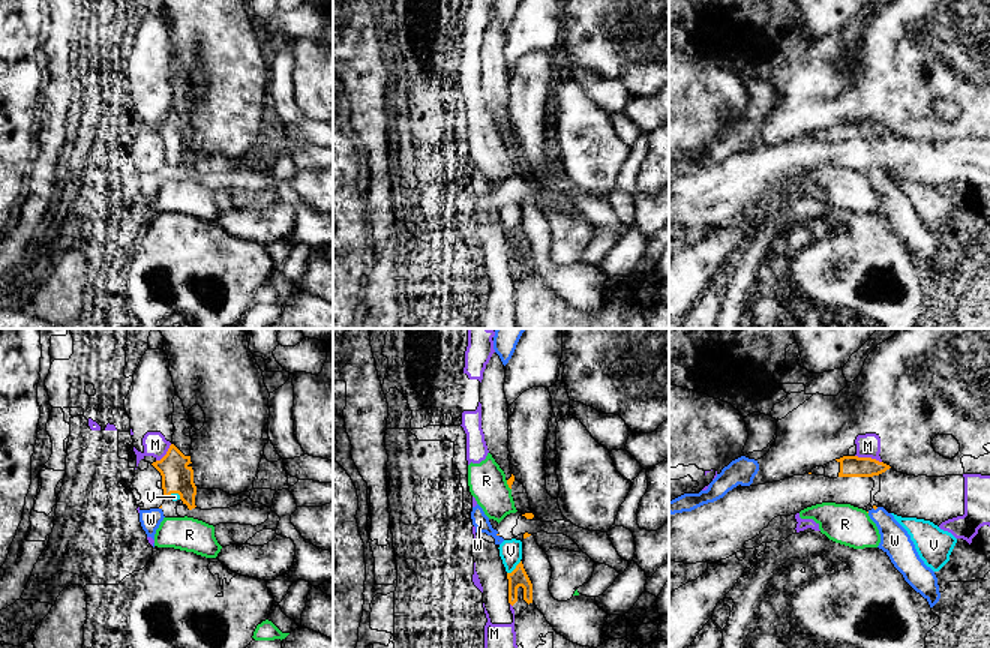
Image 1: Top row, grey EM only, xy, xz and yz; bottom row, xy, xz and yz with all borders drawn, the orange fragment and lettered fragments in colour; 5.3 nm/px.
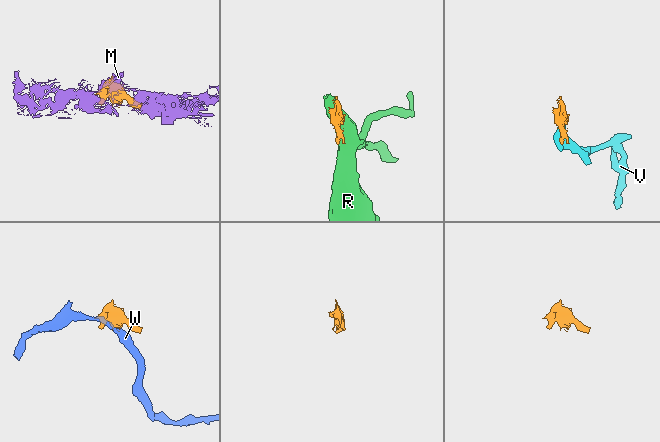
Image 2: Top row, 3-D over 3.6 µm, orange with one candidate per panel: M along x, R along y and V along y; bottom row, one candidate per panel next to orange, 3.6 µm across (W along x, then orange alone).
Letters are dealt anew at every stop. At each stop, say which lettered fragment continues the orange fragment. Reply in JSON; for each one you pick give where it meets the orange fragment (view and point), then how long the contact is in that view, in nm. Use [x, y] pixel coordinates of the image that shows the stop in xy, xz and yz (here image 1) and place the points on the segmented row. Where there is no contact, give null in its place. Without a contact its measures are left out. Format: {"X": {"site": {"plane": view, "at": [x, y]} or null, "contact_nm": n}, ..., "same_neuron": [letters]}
{"V": {"site": {"plane": "xz", "at": [515, 569]}, "contact_nm": 100}, "same_neuron": ["V"]}

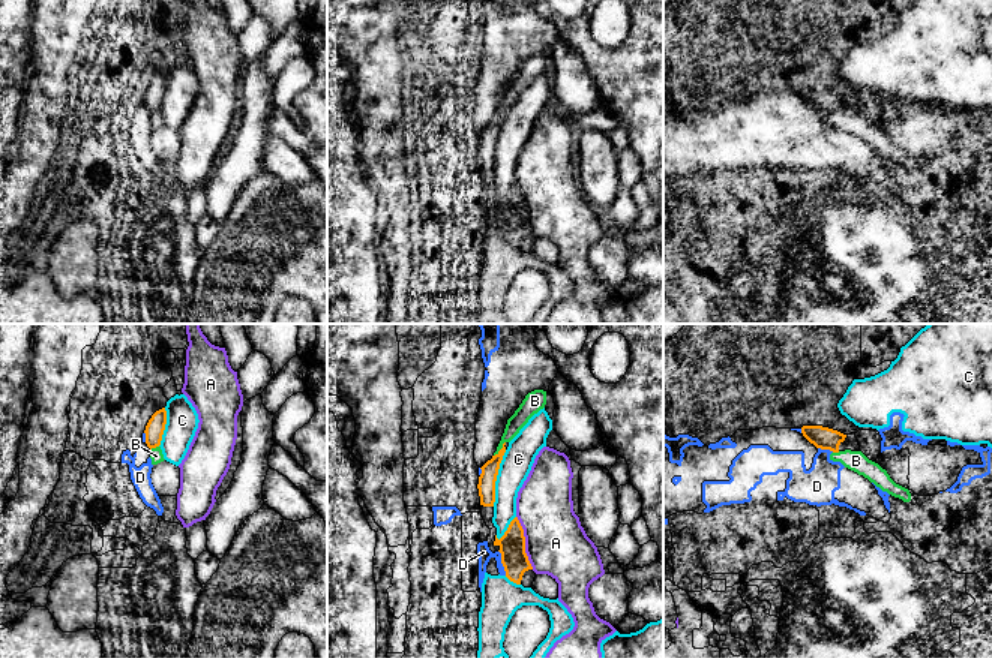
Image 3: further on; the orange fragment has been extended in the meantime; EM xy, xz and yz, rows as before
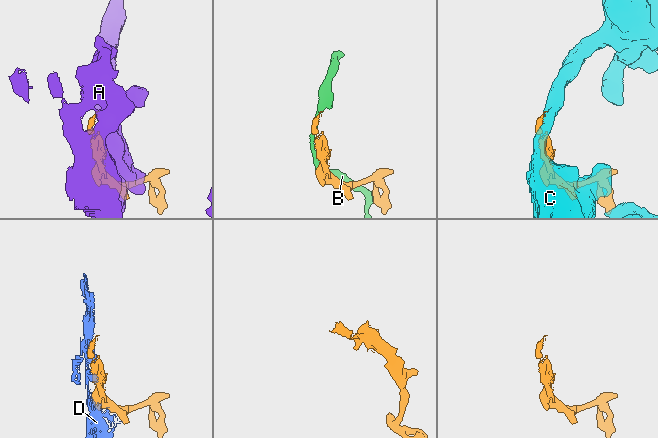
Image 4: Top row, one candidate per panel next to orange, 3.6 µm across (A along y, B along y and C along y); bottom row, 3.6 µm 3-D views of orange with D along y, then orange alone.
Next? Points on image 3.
{"same_neuron": []}

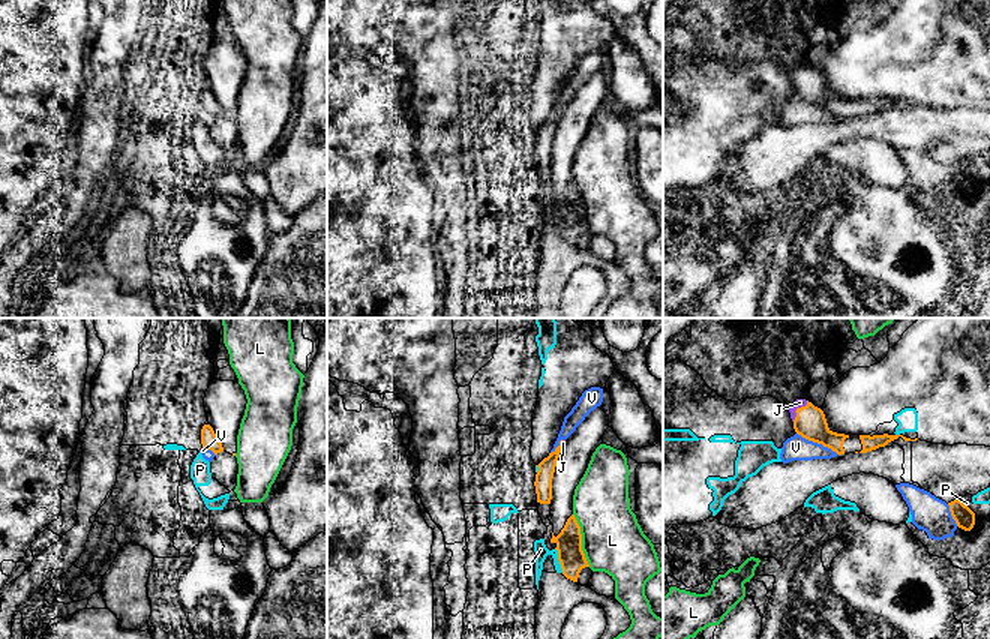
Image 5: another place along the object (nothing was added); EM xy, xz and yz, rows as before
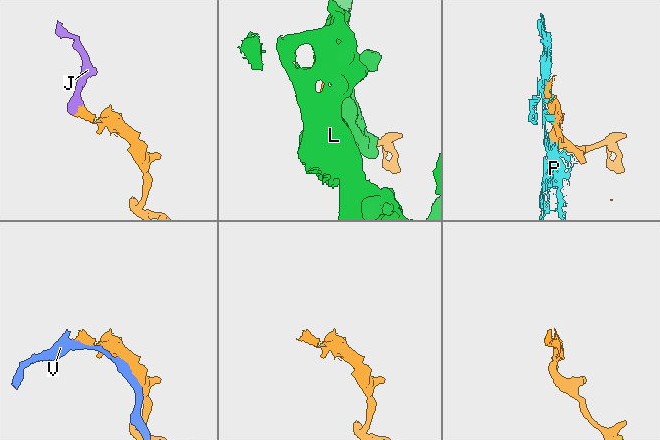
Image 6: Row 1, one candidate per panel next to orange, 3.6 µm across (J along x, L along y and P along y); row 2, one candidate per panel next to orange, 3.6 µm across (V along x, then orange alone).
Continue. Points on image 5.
{"J": {"site": {"plane": "yz", "at": [797, 410]}, "contact_nm": 140}, "same_neuron": ["J"]}

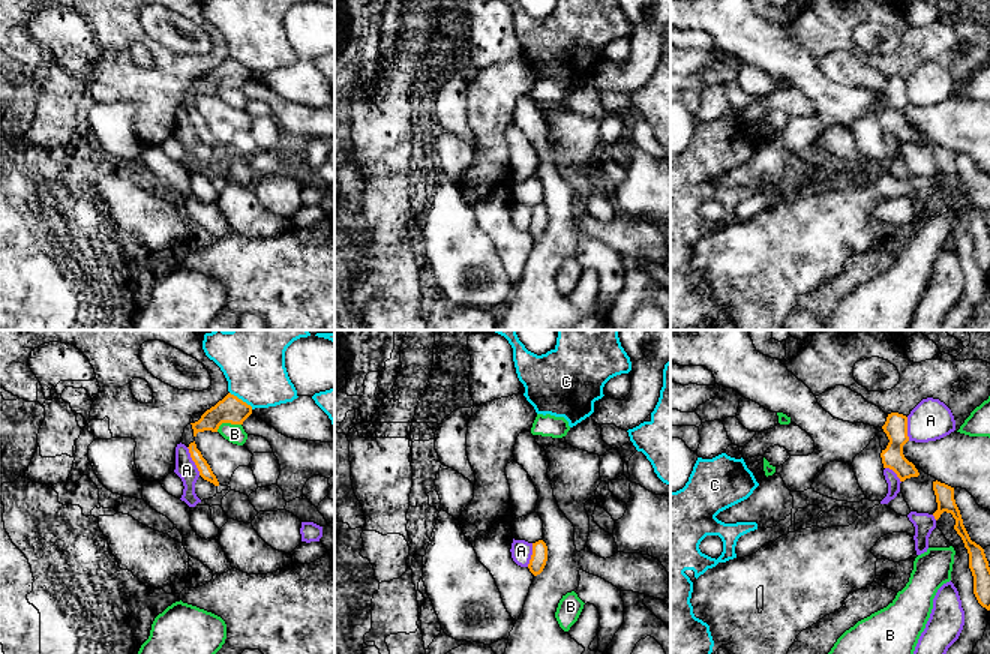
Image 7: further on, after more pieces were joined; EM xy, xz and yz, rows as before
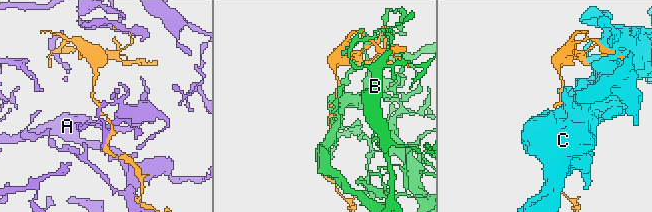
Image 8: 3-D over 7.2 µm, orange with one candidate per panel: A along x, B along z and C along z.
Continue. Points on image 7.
{"same_neuron": []}

